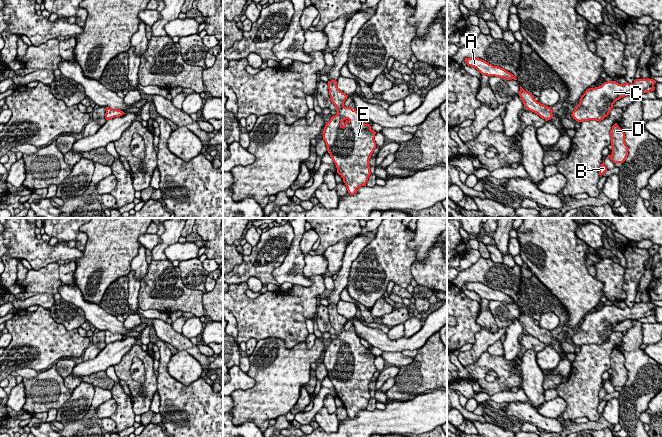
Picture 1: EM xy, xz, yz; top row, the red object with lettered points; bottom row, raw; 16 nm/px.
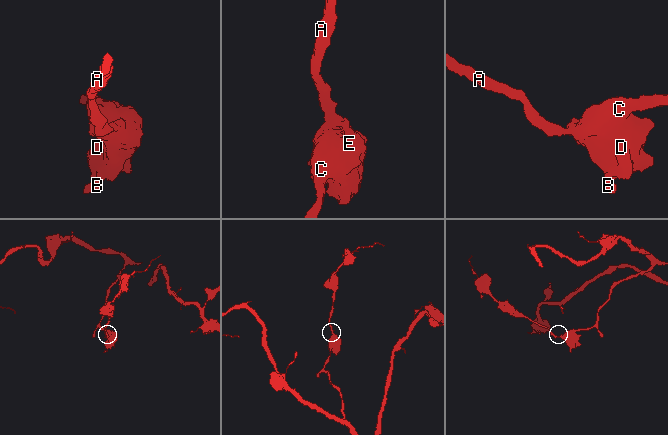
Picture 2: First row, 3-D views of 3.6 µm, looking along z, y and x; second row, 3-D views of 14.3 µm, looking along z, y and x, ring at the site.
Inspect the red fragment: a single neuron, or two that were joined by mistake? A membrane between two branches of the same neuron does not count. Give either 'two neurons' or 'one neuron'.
one neuron

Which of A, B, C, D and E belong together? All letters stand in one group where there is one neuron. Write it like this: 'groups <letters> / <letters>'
groups A B C D E

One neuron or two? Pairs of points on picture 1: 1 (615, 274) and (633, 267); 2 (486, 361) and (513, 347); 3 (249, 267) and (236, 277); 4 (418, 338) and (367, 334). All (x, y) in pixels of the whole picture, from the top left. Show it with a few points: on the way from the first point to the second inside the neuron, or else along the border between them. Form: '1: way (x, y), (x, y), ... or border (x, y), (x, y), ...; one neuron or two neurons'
1: border (623, 269), (623, 291), (626, 294); two neurons
2: border (503, 356), (506, 359), (512, 360); two neurons
3: way (246, 269), (239, 274); one neuron
4: way (405, 343), (385, 344), (380, 340); one neuron

